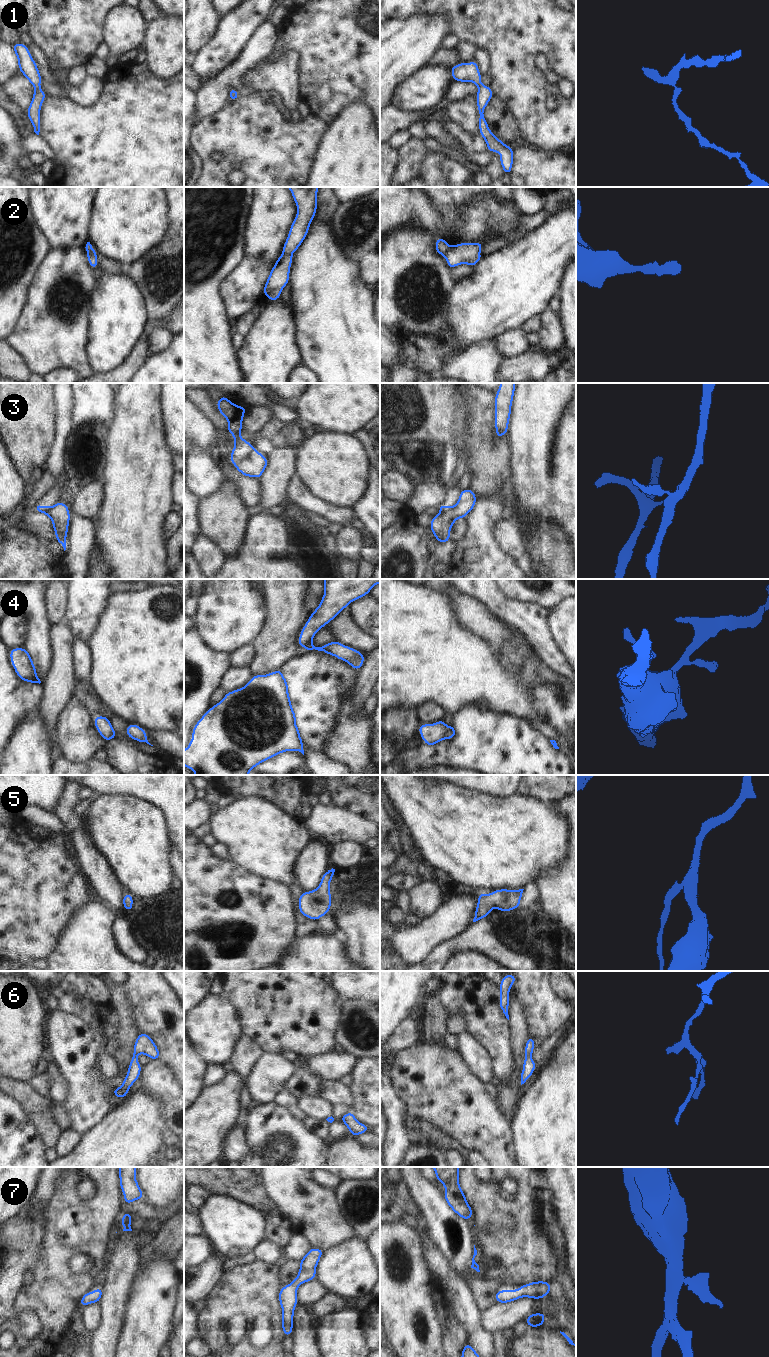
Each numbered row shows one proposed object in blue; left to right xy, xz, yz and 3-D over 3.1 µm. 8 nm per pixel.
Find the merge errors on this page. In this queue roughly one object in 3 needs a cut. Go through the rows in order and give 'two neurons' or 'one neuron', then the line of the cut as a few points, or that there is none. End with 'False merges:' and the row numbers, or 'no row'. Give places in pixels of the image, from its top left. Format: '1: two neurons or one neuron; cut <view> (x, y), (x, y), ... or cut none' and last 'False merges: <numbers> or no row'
1: one neuron; cut none
2: two neurons; cut yz (448, 246), (443, 255)
3: two neurons; cut xz (253, 447), (243, 458), (233, 462)
4: two neurons; cut yz (454, 727), (448, 730), (444, 738)
5: one neuron; cut none
6: one neuron; cut none
7: one neuron; cut none
False merges: 2, 3, 4

